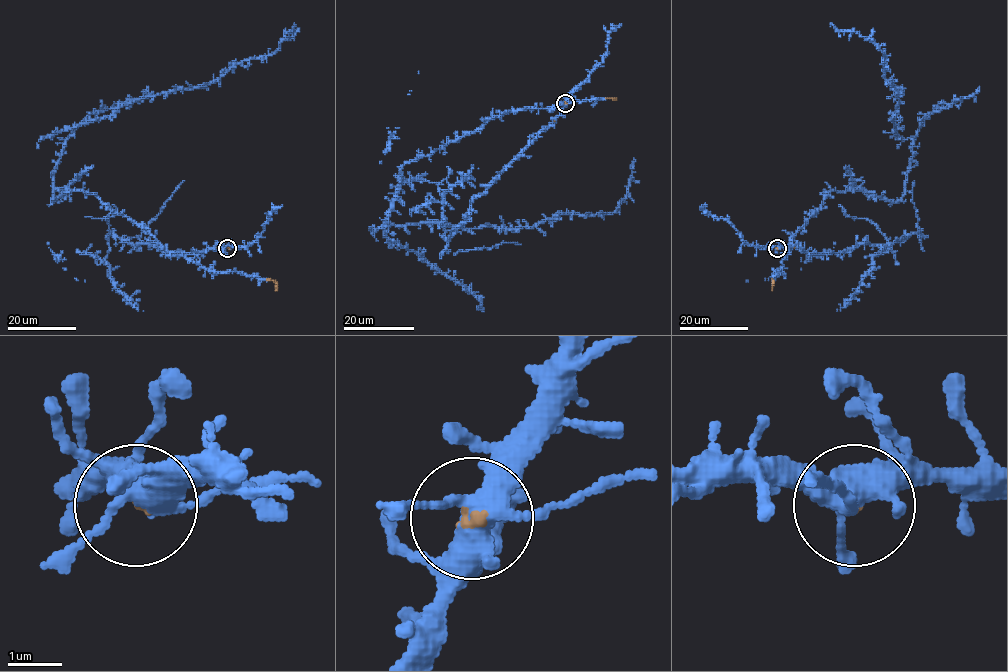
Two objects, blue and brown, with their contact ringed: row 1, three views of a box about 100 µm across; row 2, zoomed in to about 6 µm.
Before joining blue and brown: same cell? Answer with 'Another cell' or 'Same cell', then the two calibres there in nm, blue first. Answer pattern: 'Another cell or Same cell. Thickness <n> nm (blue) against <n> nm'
Same cell. Thickness 460 nm (blue) against 80 nm

